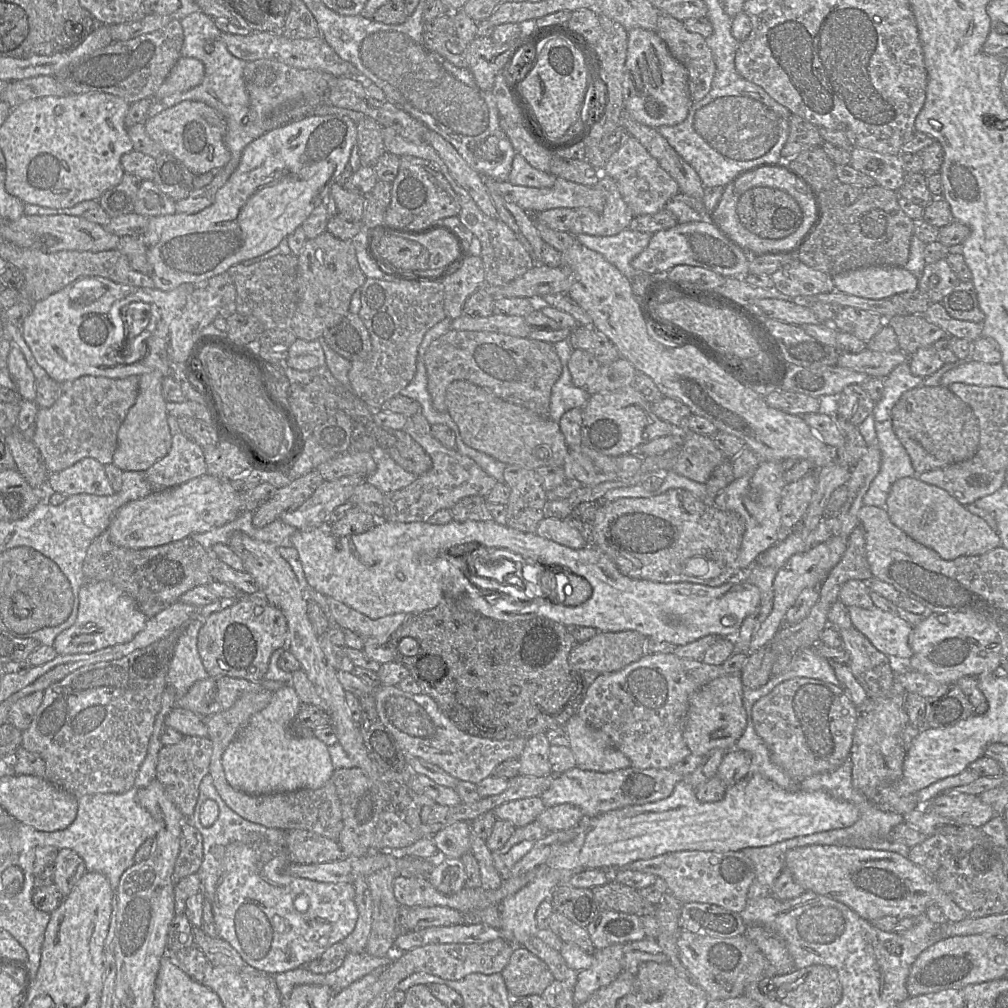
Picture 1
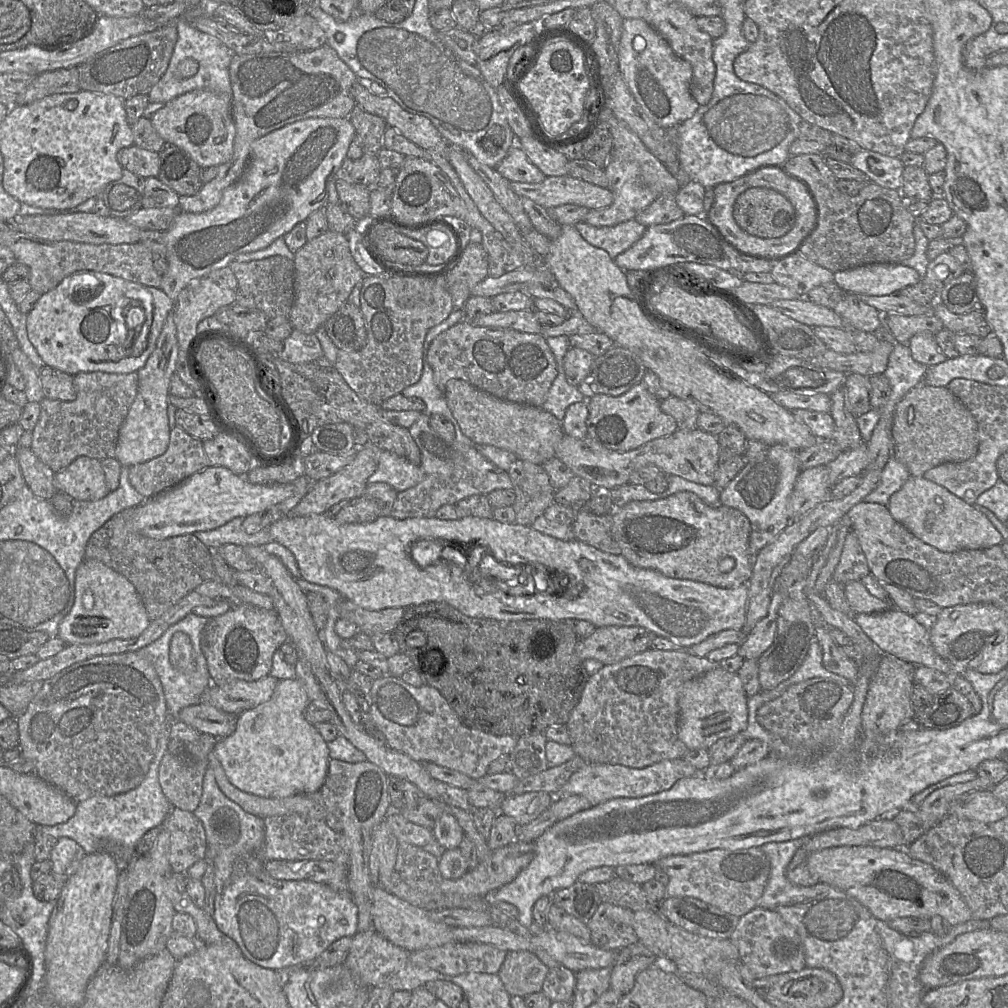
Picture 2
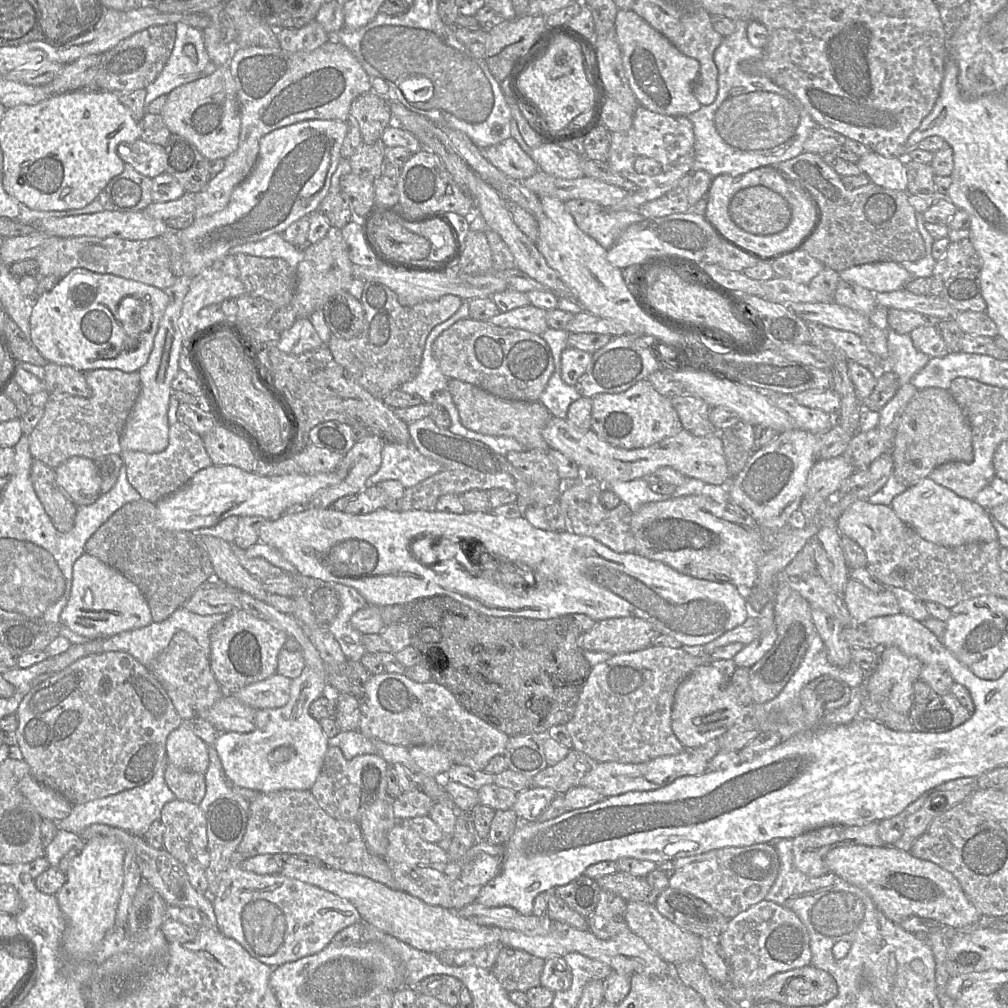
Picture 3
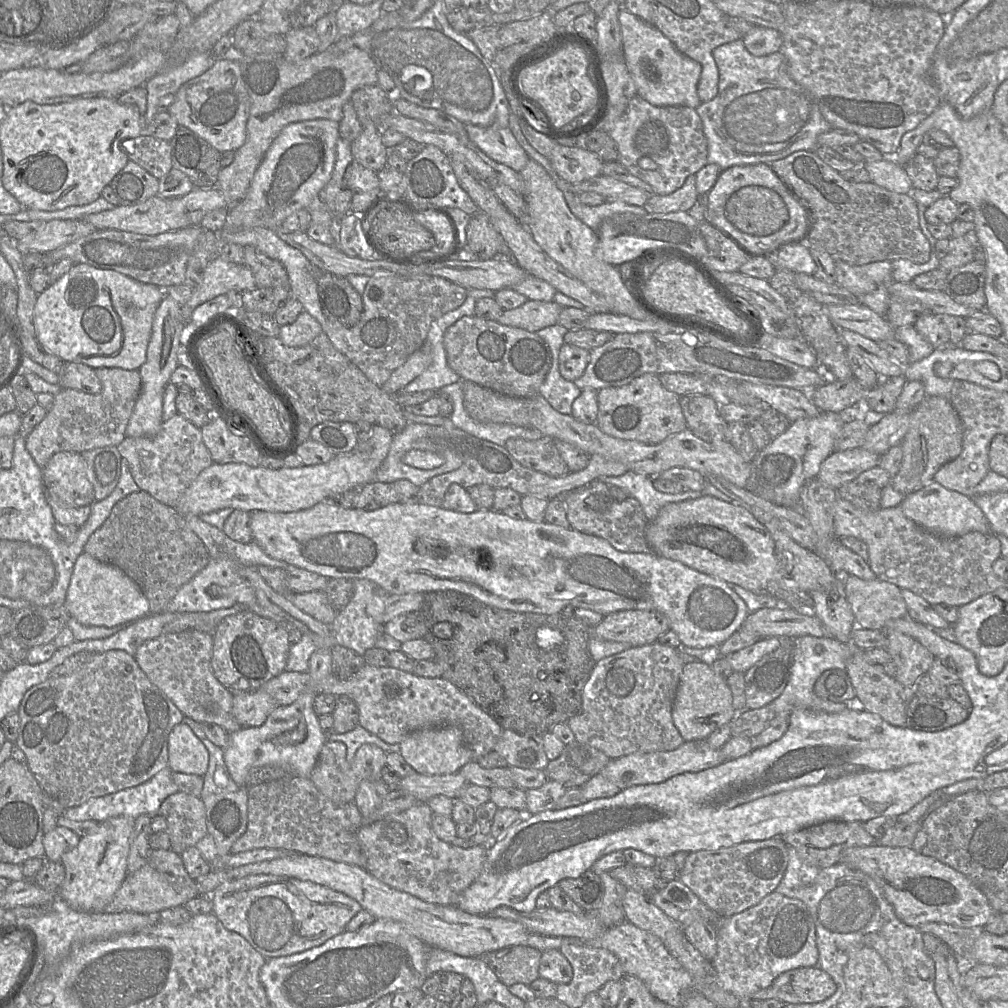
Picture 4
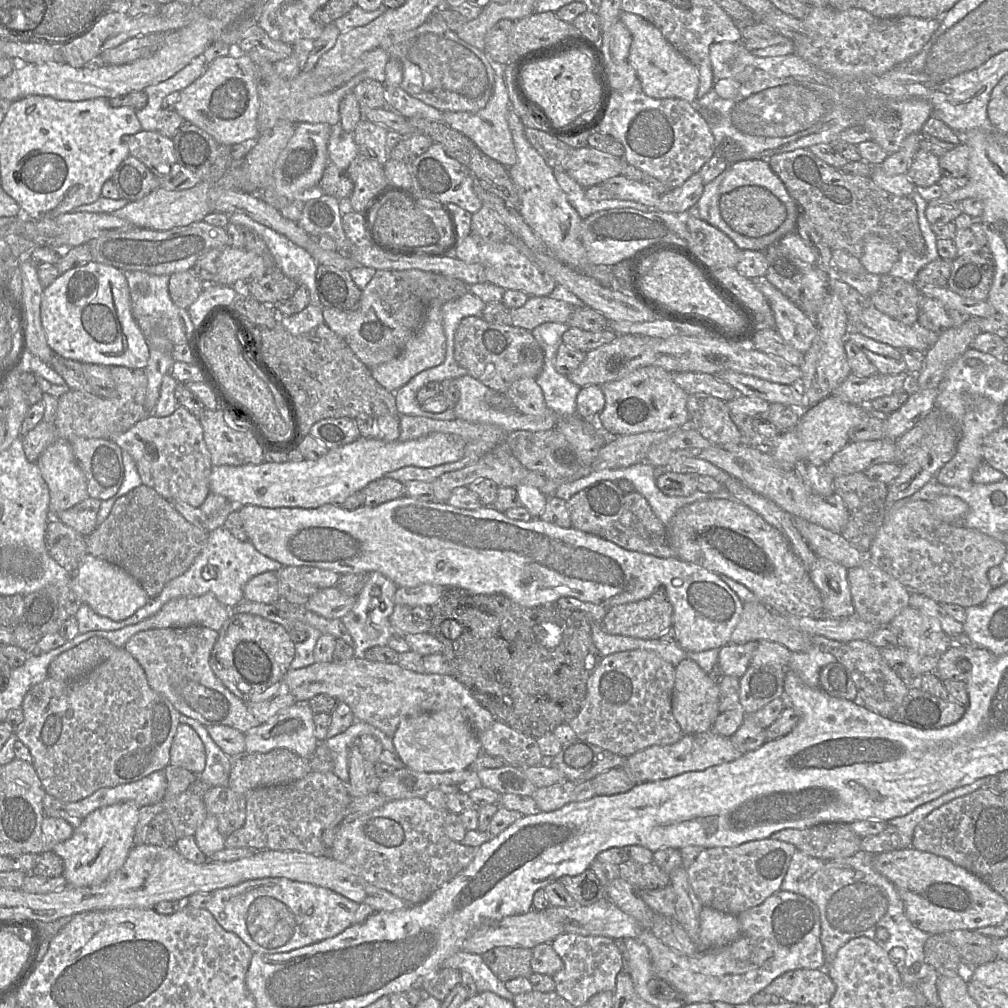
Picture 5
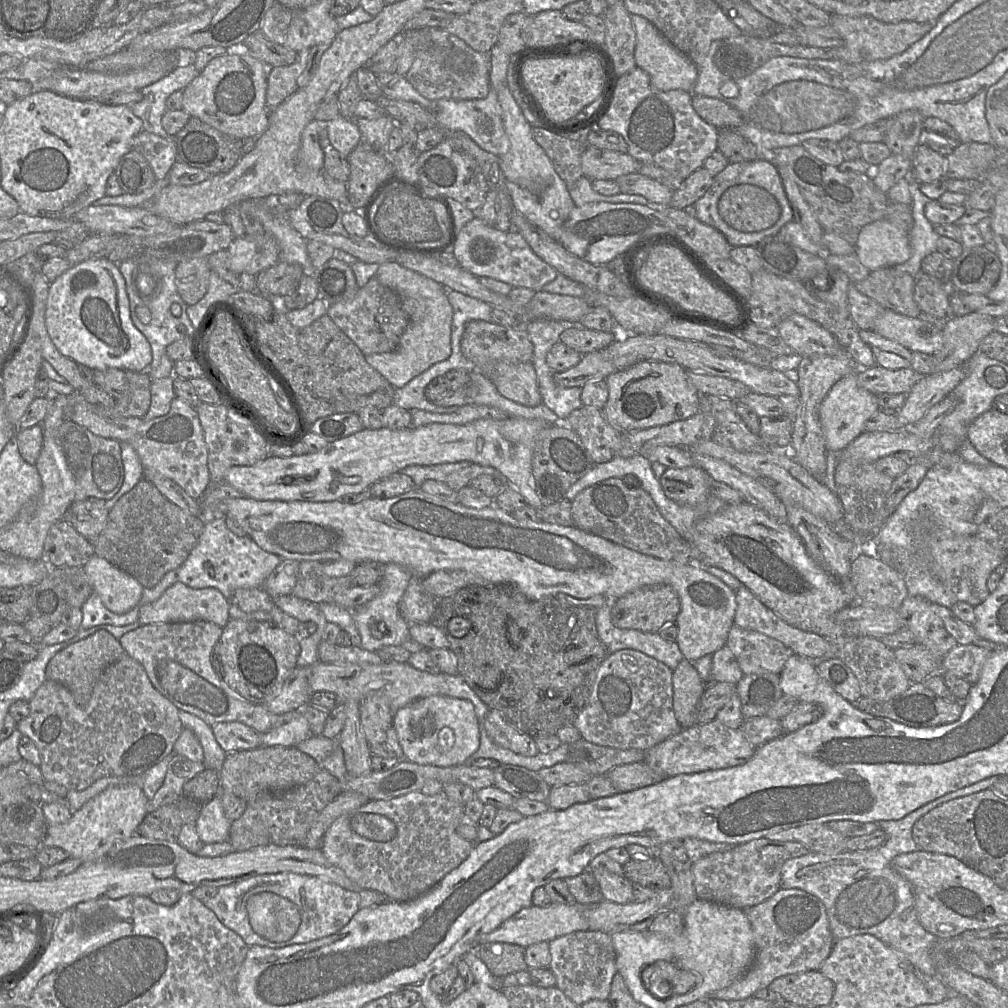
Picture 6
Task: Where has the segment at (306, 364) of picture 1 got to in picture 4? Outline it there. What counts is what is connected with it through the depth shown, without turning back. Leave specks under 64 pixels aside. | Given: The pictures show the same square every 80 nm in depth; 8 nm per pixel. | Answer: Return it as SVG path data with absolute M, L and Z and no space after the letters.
M302 311L293 323L280 326L278 337L286 346L300 347L322 332L319 322L308 312Z

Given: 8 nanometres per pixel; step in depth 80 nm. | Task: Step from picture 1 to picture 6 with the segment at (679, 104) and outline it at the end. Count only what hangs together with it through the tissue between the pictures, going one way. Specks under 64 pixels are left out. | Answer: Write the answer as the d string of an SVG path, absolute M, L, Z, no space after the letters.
M631 14L631 20L636 32L634 51L636 66L649 75L651 85L660 91L684 90L691 92L692 95L692 88L698 77L698 67L649 20L636 14Z

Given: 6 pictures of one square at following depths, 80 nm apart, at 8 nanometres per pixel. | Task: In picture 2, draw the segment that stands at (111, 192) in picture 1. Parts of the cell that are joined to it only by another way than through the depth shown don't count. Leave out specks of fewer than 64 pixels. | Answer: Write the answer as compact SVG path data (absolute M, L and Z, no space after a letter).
M123 169L120 179L106 185L102 197L110 216L126 218L142 208L145 178Z

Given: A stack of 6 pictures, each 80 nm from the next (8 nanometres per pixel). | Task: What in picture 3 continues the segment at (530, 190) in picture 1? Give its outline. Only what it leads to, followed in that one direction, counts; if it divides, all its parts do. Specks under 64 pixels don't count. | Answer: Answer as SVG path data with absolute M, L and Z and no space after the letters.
M538 170L530 178L519 180L539 198L550 196L563 202L572 199L585 199L610 208L619 203L628 194L625 189L605 183L599 179L583 176L576 179L564 179Z

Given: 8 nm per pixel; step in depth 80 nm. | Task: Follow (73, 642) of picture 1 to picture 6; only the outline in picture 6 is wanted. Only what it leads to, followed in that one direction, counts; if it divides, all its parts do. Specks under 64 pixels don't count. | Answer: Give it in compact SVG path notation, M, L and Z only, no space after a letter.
M91 557L83 566L93 592L96 592L107 609L123 614L134 608L141 599L144 587L131 575L105 558Z

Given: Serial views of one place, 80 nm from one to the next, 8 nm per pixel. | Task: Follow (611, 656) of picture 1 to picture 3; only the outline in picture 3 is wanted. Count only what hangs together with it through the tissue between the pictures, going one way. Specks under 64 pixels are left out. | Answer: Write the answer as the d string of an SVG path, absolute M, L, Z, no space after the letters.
M611 618L597 622L592 630L583 633L580 647L583 651L614 656L645 649L660 635L655 625L641 618Z

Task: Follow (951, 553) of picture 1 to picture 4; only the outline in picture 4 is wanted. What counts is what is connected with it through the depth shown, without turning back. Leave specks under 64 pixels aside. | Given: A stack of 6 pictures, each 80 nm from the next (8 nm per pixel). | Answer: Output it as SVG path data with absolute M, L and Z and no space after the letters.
M935 481L922 489L906 495L898 505L905 516L931 534L954 537L968 532L991 533L989 522L972 497L944 488Z

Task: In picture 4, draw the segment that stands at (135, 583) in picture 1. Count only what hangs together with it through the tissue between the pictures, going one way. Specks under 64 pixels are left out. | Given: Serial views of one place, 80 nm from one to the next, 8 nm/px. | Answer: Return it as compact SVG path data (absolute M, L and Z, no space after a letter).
M140 490L138 492L134 492L119 500L112 508L110 515L105 520L105 522L95 530L95 532L89 537L87 543L84 547L84 552L91 555L92 557L105 562L114 564L120 567L129 577L131 577L142 589L143 593L147 597L150 606L151 614L159 614L166 611L167 605L177 594L178 590L188 583L195 575L197 575L201 570L203 570L209 563L211 557L209 552L204 545L203 541L200 537L187 525L186 518L180 515L177 510L169 505L163 504L153 496L151 496L148 492Z

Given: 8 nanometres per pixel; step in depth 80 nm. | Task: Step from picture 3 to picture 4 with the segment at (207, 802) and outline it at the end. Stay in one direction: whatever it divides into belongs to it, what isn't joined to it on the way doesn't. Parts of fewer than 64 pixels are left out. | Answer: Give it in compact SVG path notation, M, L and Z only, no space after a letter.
M184 717L185 722L203 742L209 753L208 769L203 775L203 789L200 798L218 793L228 793L240 790L231 778L224 761L224 749L212 743L205 735L202 725L189 717Z

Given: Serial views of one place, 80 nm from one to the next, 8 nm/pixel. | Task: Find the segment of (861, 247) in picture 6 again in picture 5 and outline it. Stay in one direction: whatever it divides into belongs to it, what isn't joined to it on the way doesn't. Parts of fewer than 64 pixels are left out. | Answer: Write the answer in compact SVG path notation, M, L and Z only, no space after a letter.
M869 235L860 262L867 272L886 275L897 262L899 255L900 250L893 243L877 235Z

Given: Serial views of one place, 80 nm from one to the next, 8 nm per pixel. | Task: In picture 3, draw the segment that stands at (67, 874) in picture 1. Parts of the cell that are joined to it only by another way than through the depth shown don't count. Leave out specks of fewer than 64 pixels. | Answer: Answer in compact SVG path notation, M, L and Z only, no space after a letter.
M58 829L51 843L45 848L44 857L51 867L66 874L71 860L79 855L85 845L79 835Z

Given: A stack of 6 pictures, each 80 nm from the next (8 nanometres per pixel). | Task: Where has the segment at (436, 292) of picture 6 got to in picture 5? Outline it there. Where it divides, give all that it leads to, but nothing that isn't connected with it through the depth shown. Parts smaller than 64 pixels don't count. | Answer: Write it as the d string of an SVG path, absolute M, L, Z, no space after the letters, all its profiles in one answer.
M433 299L426 305L424 321L407 343L402 353L393 360L380 364L371 369L373 378L387 391L395 393L418 373L440 365L446 357L446 337L442 325L442 307L444 303L440 299Z

